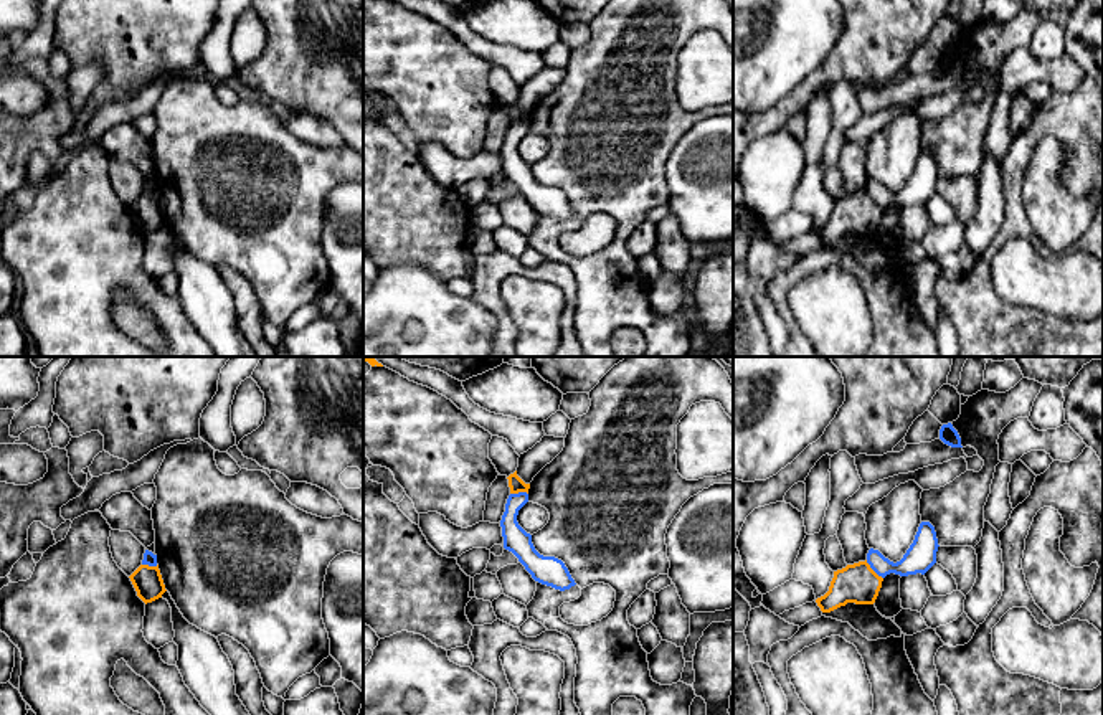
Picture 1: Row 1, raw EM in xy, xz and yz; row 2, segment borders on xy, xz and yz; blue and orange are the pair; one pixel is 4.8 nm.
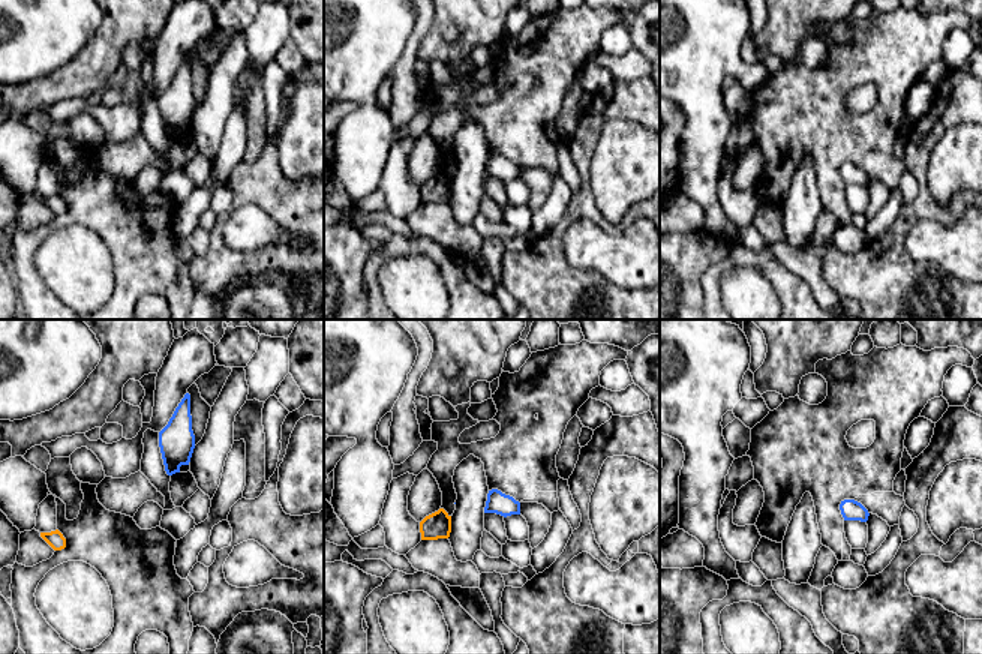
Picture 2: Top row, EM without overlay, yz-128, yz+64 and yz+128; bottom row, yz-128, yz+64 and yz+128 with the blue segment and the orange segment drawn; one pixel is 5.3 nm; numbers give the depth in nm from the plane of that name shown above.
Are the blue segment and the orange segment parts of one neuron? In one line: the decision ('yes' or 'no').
no

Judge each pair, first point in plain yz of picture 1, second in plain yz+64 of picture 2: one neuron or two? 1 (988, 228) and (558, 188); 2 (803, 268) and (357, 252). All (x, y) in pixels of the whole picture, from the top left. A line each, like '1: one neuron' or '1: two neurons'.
1: one neuron
2: two neurons

